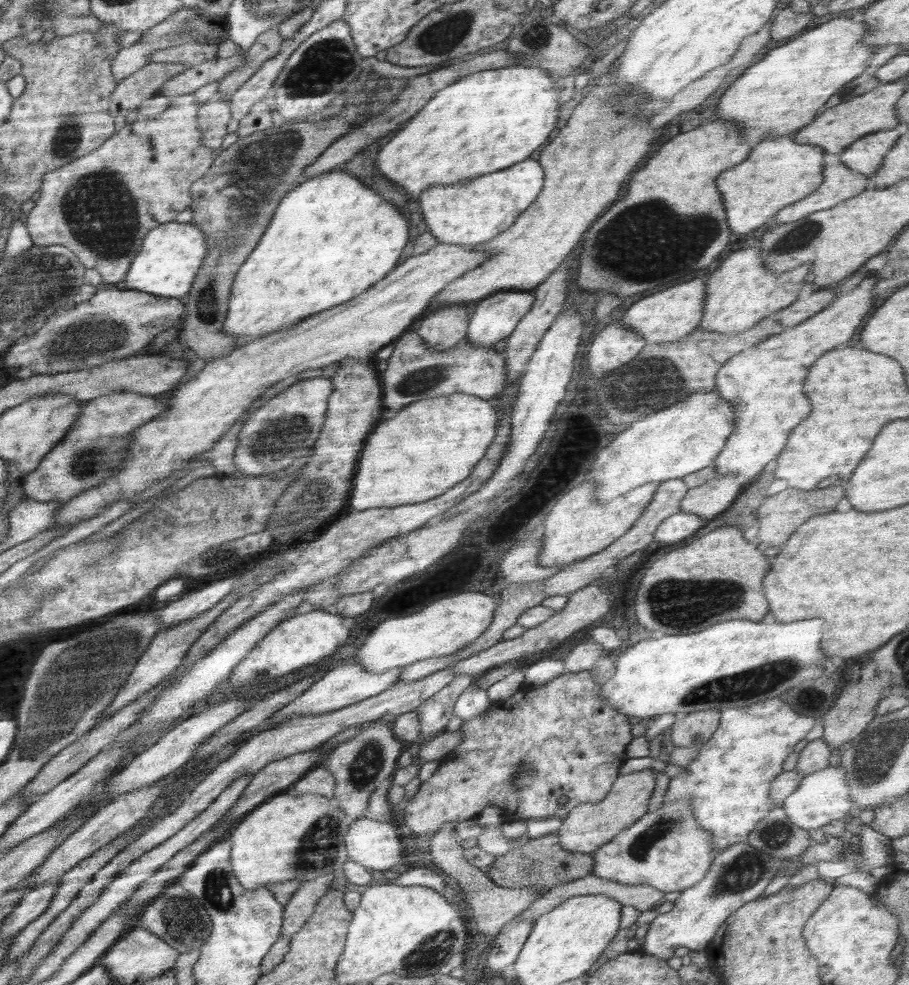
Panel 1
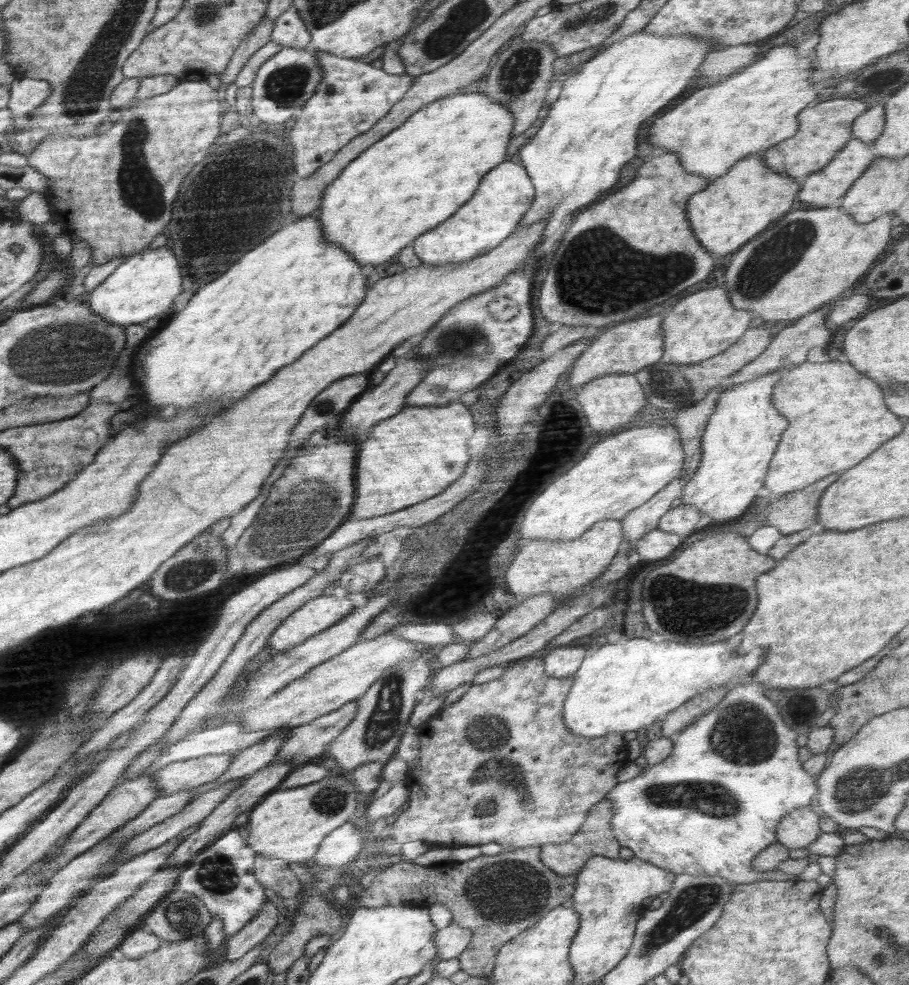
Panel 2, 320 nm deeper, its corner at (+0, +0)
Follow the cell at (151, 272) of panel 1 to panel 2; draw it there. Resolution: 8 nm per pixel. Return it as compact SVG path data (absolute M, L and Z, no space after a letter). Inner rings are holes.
M146 248L130 254L108 278L88 291L89 309L110 324L138 324L166 312L174 298L182 292L182 276L178 262L168 248Z

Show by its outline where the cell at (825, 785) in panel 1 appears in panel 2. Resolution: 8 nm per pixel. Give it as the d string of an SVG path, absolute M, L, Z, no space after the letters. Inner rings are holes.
M809 806L789 812L776 827L776 843L789 850L807 848L820 837L820 816Z

